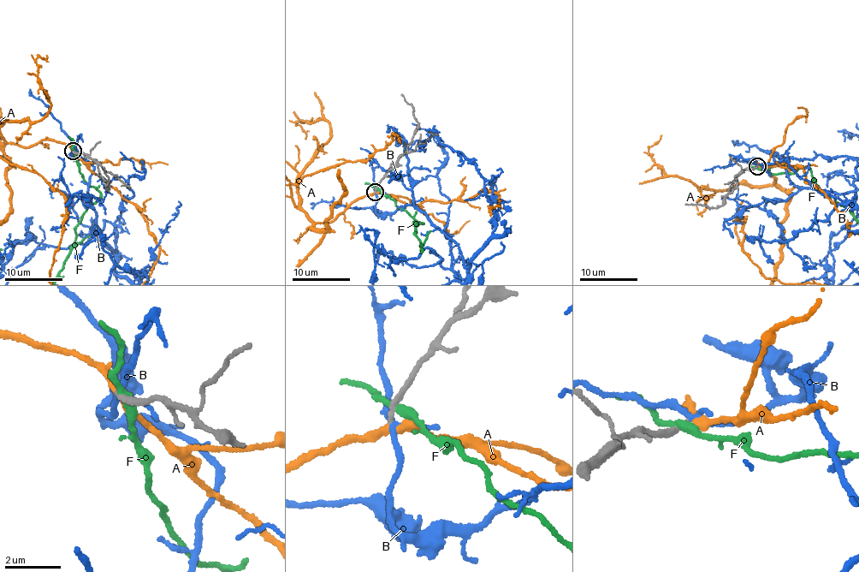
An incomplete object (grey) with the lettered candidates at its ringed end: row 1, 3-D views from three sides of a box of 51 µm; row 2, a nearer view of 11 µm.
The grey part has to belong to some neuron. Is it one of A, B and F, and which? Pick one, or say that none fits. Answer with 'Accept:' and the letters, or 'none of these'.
Accept: A

